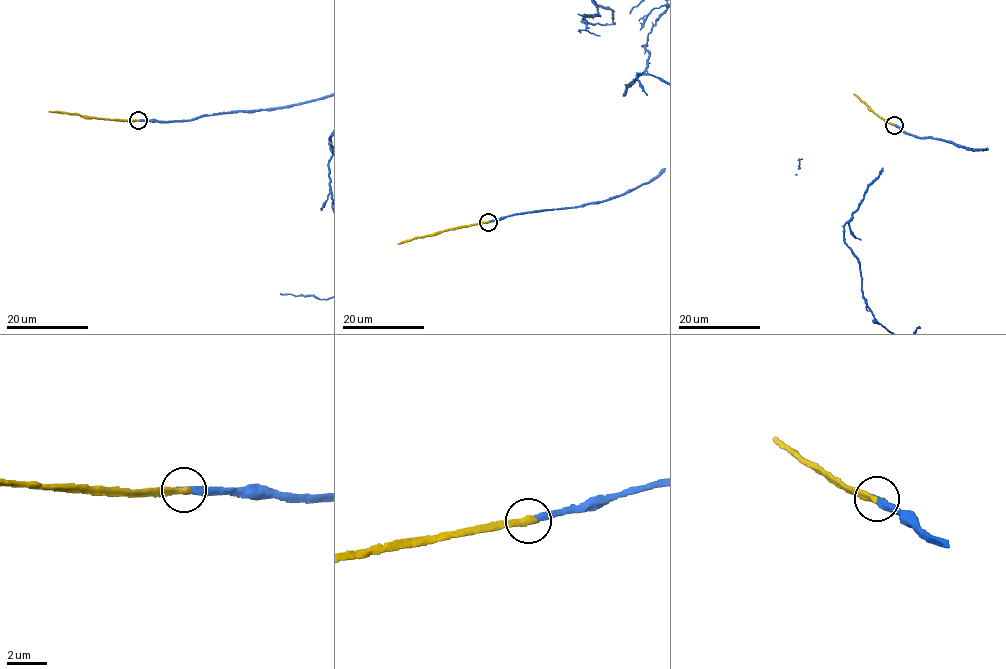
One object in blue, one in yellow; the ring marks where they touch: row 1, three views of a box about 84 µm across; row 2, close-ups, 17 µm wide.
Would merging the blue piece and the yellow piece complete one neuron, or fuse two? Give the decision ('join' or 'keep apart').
join

